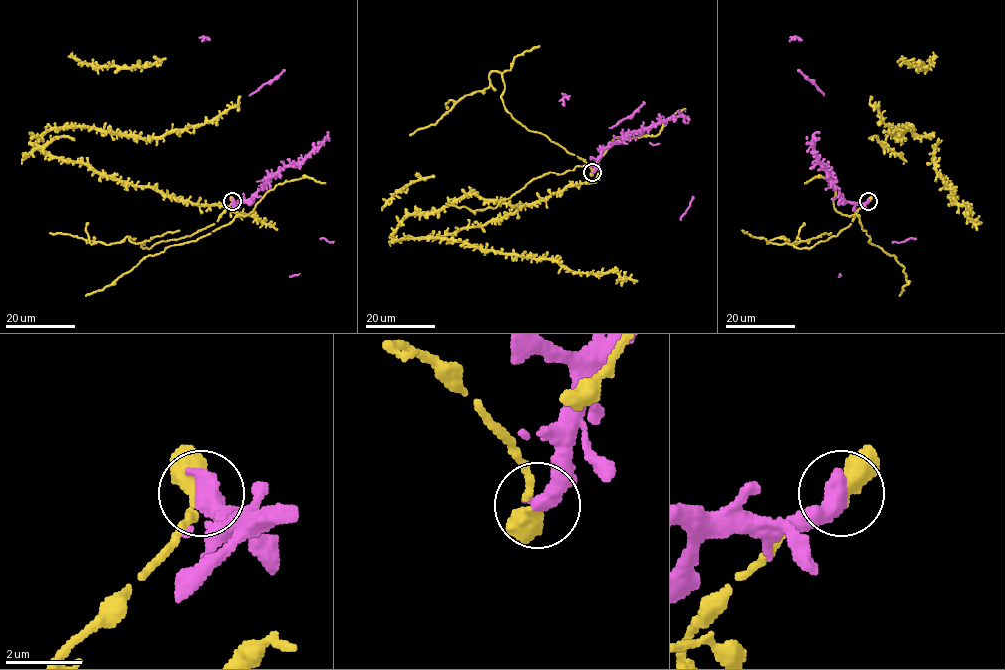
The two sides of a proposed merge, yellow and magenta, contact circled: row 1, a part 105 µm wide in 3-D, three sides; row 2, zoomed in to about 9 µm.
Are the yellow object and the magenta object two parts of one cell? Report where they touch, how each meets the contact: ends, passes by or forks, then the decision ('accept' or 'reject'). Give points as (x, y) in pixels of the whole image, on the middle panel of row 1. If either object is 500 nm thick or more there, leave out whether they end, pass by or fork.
place (592, 172); reject

